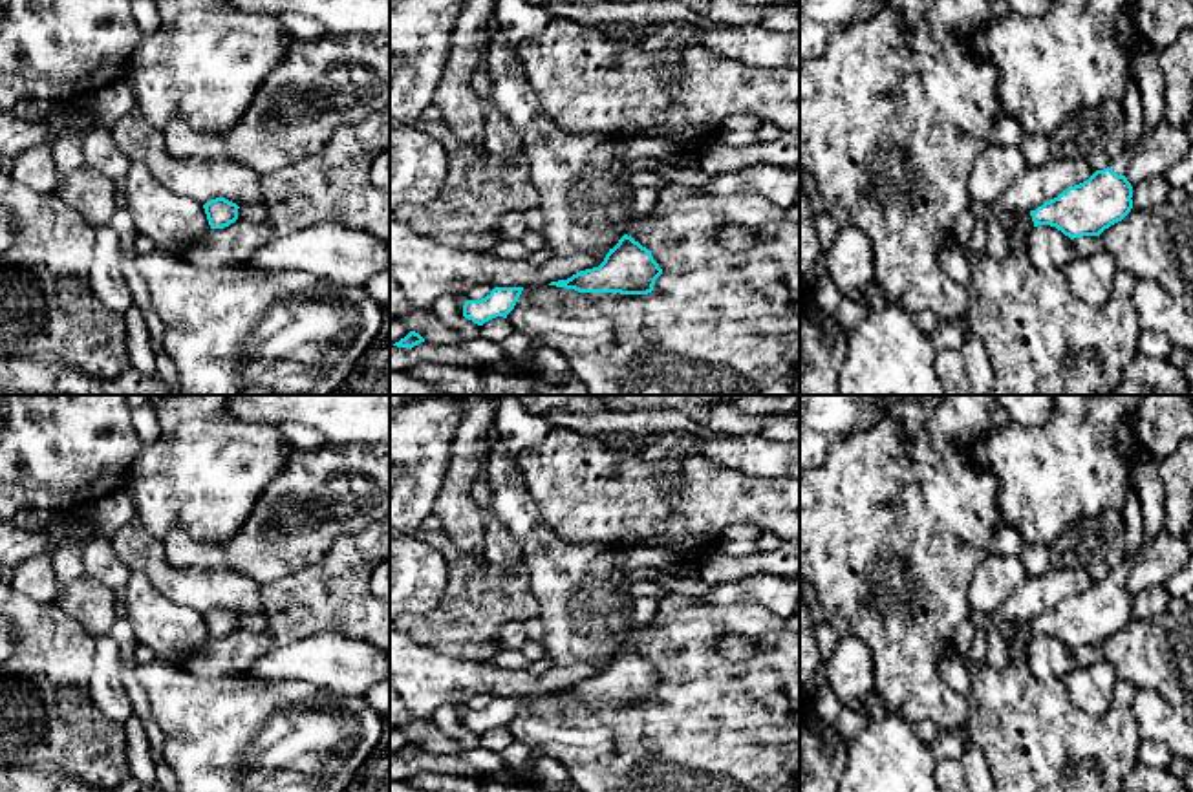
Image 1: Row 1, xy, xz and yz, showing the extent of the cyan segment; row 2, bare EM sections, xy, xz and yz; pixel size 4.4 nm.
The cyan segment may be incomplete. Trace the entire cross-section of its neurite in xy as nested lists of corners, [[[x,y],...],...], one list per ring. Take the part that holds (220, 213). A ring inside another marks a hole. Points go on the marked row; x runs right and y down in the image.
[[[216,198],[203,205],[210,229],[229,227],[238,219],[238,205],[225,199]]]

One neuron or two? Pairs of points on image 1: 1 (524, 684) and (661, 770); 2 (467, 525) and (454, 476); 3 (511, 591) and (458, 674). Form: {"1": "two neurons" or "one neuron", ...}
{"1": "one neuron", "2": "one neuron", "3": "two neurons"}

